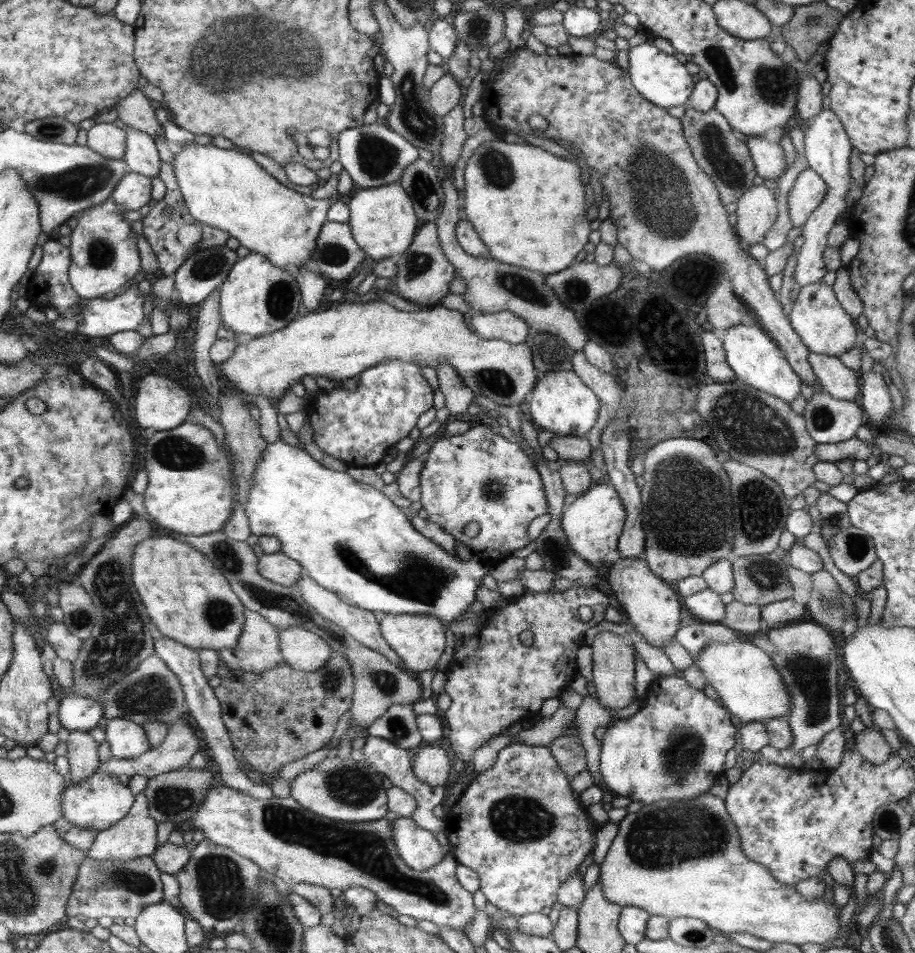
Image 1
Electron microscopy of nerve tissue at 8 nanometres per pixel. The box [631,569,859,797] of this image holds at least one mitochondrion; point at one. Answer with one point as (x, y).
(810, 676)

